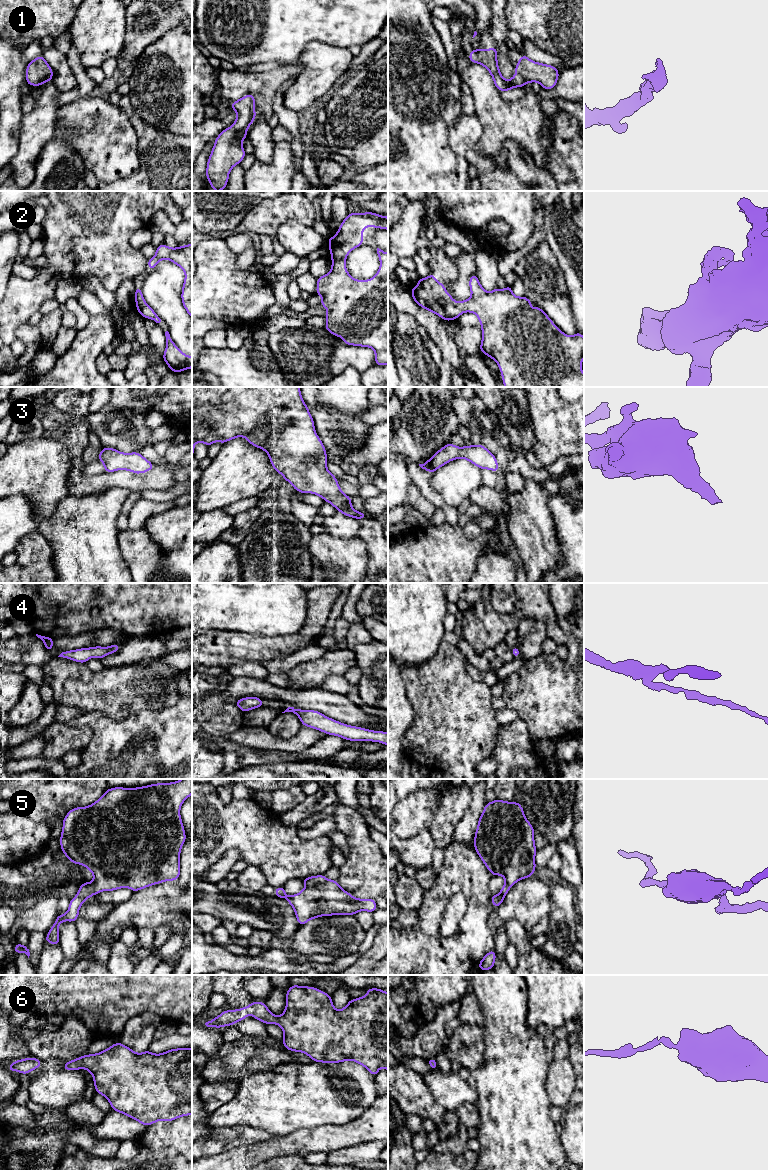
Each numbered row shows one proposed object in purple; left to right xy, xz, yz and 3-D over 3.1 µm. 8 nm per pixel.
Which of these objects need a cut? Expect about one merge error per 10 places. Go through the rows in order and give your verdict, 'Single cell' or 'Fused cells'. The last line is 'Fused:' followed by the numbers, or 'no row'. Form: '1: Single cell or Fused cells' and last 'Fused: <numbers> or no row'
1: Single cell
2: Single cell
3: Single cell
4: Single cell
5: Single cell
6: Single cell
Fused: no row

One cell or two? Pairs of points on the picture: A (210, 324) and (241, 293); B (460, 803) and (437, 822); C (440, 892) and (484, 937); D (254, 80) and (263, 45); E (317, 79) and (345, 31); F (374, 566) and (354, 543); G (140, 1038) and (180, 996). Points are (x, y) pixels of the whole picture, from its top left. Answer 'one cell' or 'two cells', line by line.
A: two cells
B: one cell
C: one cell
D: two cells
E: two cells
F: two cells
G: two cells

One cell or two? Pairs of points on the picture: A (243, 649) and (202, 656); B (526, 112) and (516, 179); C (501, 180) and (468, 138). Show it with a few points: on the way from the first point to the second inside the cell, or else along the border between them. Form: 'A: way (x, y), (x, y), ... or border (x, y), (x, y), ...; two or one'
A: way (233, 649), (212, 649); one
B: border (504, 140), (515, 141), (531, 157), (536, 165); two
C: way (490, 173), (468, 149); one

